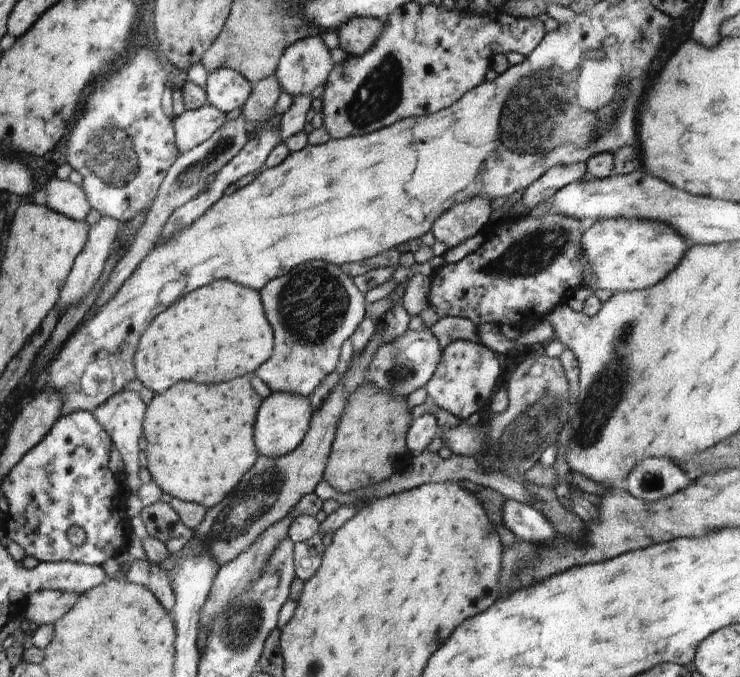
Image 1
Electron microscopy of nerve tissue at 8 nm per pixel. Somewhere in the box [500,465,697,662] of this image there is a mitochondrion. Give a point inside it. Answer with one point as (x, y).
(525, 565)

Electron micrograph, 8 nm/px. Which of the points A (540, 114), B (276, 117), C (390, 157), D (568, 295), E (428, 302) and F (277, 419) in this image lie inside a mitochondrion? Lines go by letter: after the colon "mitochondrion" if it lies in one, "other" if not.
A: mitochondrion
B: other
C: other
D: other
E: other
F: other

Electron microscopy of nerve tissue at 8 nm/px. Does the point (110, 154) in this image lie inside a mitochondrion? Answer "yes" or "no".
yes

